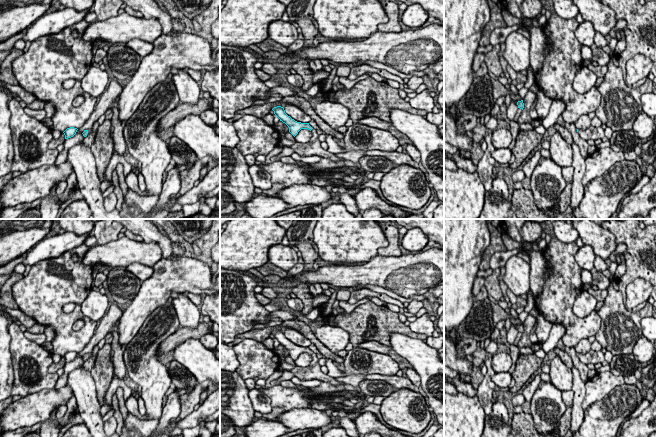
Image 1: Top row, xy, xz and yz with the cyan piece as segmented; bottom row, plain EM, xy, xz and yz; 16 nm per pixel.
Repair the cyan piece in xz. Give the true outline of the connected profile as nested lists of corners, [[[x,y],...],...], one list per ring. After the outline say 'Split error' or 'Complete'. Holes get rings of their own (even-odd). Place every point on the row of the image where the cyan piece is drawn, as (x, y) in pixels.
[[[281,106],[274,107],[272,110],[274,111],[274,114],[280,119],[280,121],[282,121],[283,123],[285,123],[289,127],[289,132],[294,137],[298,134],[298,132],[301,129],[308,129],[310,131],[313,129],[309,125],[309,123],[301,123],[301,122],[297,122],[294,119],[292,119],[290,116],[288,116],[285,113],[284,108],[281,107]]]. Complete

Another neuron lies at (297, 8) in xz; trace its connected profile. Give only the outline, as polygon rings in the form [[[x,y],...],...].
[[[292,0],[291,3],[286,6],[286,13],[290,18],[289,22],[293,23],[297,18],[314,20],[313,6],[315,2],[316,0]]]

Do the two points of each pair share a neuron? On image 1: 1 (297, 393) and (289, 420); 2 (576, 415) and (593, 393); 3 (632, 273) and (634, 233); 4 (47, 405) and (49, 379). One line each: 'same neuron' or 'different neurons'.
1: different neurons
2: different neurons
3: same neuron
4: different neurons

